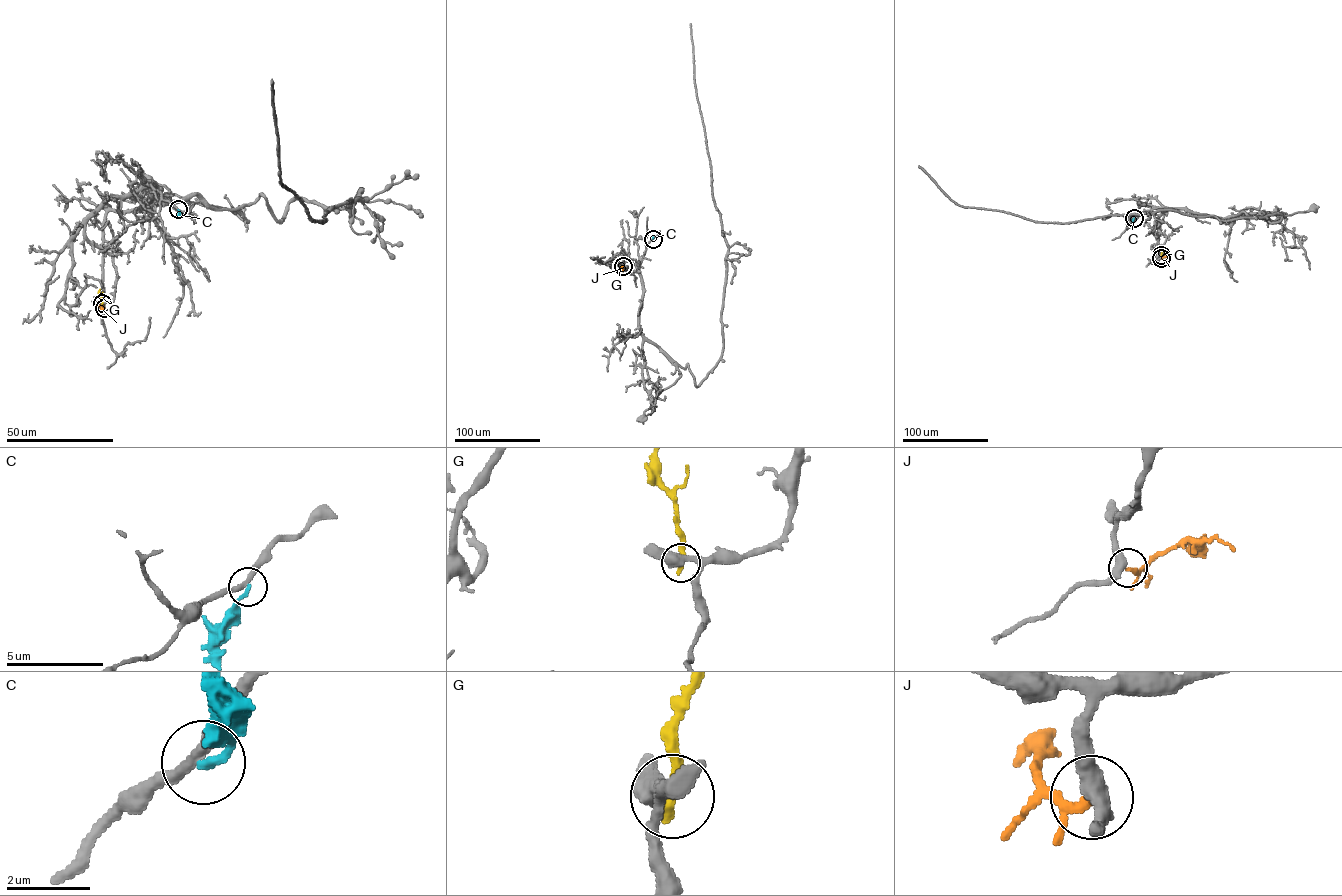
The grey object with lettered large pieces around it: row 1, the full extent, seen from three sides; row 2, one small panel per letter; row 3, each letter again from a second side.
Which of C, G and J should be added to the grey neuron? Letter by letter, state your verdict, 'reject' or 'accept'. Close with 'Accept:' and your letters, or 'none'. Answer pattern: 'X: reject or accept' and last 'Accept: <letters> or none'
C: reject
G: reject
J: reject
Accept: none

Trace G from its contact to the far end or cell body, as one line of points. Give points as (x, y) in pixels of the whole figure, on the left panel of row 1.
G: (102, 303), (100, 289)

